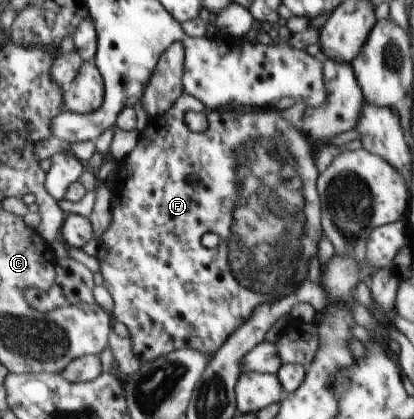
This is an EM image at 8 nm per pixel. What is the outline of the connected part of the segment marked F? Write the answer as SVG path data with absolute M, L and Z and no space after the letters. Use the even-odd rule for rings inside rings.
M187 91L179 96L179 99L163 114L161 117L153 117L149 119L147 126L143 131L138 133L138 143L133 152L121 163L119 163L116 171L115 178L113 179L113 183L111 183L111 193L113 196L112 199L112 215L111 215L111 225L105 234L101 237L99 241L99 249L95 257L99 261L101 266L100 272L103 275L103 286L107 288L109 294L113 298L113 302L115 303L115 309L111 313L113 320L116 322L122 322L123 325L127 327L129 331L129 338L132 342L132 349L135 353L135 356L140 360L141 363L151 362L158 357L167 355L169 352L175 350L182 350L183 348L193 348L197 351L200 351L202 354L208 354L212 356L224 343L225 340L240 326L243 325L254 312L254 309L265 302L273 302L275 300L279 300L285 296L293 295L295 293L297 286L304 281L308 276L309 262L312 257L317 257L317 245L319 243L319 239L321 239L322 234L322 223L321 223L321 202L318 194L317 181L320 176L320 171L316 166L314 160L314 151L317 151L318 144L315 143L312 139L309 139L303 131L299 128L294 128L291 124L288 124L287 121L279 121L279 111L272 106L263 108L257 108L255 111L253 110L245 110L241 109L225 109L223 111L219 110L209 110L207 111L206 105L198 99L195 99L192 95L189 95ZM187 111L202 111L206 113L207 117L207 128L203 132L193 132L189 130L189 127L185 124L185 113ZM205 233L217 233L219 235L221 241L218 243L218 246L215 246L213 249L207 248L201 244L201 237L205 235Z

